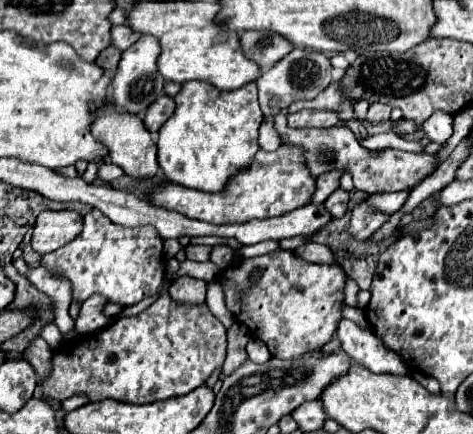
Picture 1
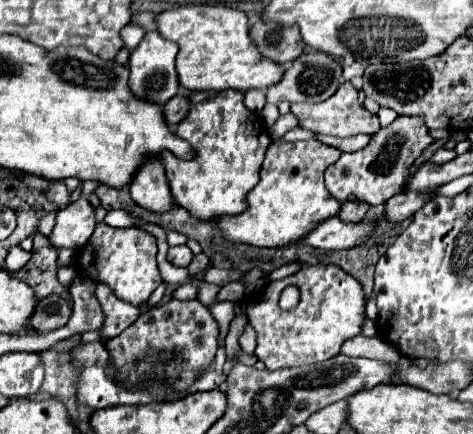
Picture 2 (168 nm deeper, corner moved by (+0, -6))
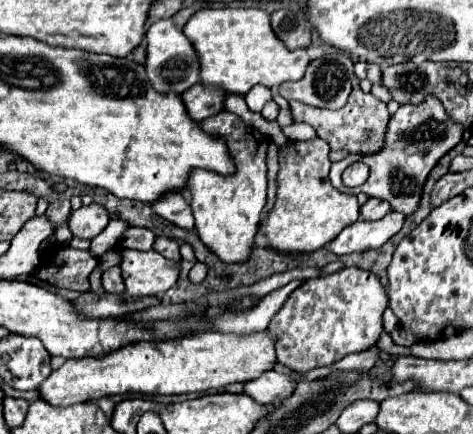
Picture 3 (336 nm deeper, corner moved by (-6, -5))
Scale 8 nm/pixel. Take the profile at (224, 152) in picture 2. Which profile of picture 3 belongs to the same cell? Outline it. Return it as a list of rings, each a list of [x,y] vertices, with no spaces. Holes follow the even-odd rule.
[[[228,111],[204,119],[200,125],[206,133],[224,137],[228,141],[228,149],[236,163],[236,173],[228,177],[202,169],[194,169],[190,173],[188,189],[192,195],[190,205],[196,219],[196,233],[200,241],[222,259],[222,263],[244,263],[250,259],[254,237],[266,205],[266,151],[270,141],[264,133],[246,125],[238,115]]]

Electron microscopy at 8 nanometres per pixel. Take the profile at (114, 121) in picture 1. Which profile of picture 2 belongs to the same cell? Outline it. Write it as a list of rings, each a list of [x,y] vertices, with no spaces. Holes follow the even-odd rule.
[[[146,160],[146,164],[142,164],[142,168],[138,170],[138,176],[134,176],[134,180],[130,182],[128,190],[134,202],[146,210],[164,212],[172,206],[172,194],[162,160]]]

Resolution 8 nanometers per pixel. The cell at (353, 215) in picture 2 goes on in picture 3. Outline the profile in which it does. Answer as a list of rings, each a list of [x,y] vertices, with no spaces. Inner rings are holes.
[[[368,199],[366,205],[362,205],[362,211],[360,211],[360,217],[362,219],[370,219],[370,221],[376,221],[376,219],[382,219],[386,213],[390,213],[392,207],[390,203],[382,201],[382,199]]]

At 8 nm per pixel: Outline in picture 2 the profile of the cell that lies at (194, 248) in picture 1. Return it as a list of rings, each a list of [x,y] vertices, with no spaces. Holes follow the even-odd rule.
[[[174,246],[168,250],[168,262],[176,264],[176,266],[188,266],[192,262],[194,254],[188,246]]]

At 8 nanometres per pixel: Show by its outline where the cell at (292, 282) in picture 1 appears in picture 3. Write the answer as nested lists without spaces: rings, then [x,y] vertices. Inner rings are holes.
[[[346,267],[340,273],[324,275],[320,279],[308,279],[302,287],[298,287],[288,301],[282,305],[282,309],[272,317],[268,331],[278,335],[276,343],[276,355],[278,361],[292,371],[308,373],[318,367],[328,367],[340,361],[342,357],[350,353],[360,353],[370,349],[378,343],[382,333],[382,313],[388,307],[388,293],[380,279],[372,271],[364,271],[358,267]]]

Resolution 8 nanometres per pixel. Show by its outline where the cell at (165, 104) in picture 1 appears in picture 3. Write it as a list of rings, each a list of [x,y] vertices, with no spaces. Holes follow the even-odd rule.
[[[196,83],[182,95],[182,99],[190,117],[200,123],[202,119],[208,119],[224,111],[226,95],[228,93],[220,87],[208,87],[208,85]]]

